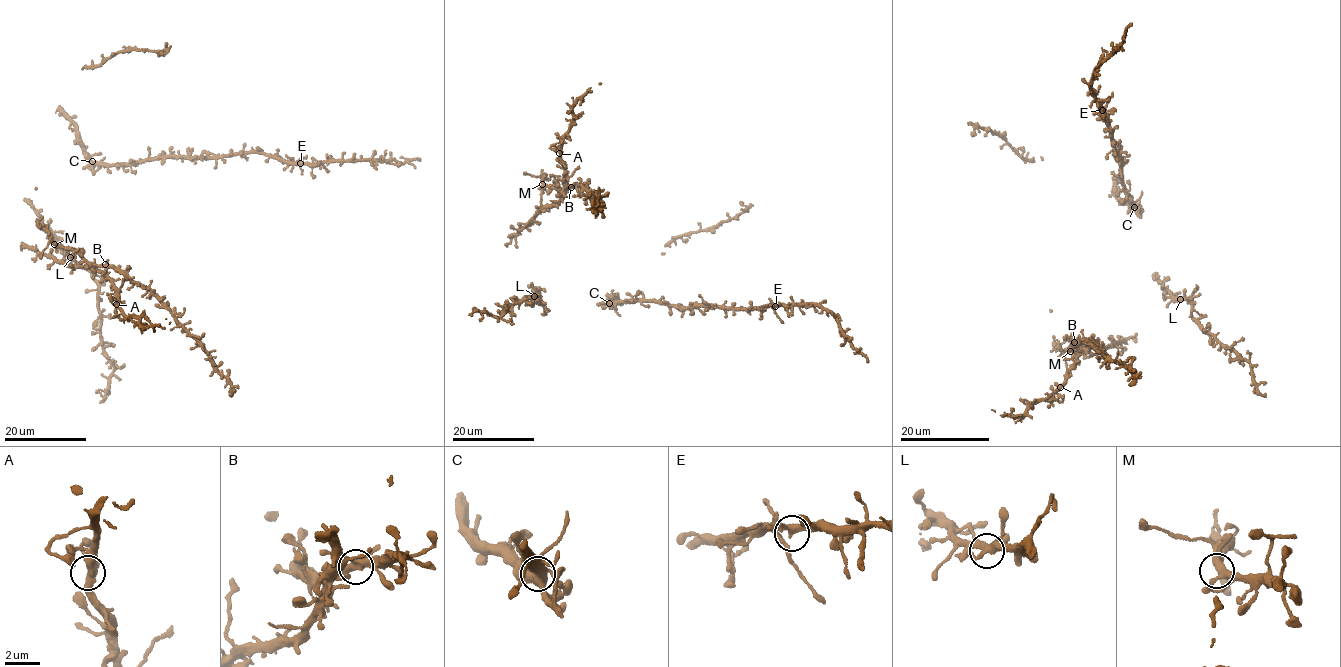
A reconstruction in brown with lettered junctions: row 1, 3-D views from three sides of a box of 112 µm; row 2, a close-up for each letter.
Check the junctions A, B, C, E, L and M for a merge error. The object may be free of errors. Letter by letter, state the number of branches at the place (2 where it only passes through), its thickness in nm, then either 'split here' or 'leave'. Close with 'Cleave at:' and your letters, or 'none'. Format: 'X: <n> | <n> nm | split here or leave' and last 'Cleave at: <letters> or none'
A: 4 | 360 nm | leave
B: 4 | 400 nm | leave
C: 4 | 480 nm | leave
E: 4 | 300 nm | leave
L: 4 | 320 nm | leave
M: 4 | 360 nm | leave
Cleave at: none

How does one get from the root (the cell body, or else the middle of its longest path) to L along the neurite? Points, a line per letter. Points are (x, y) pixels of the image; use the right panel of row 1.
L: (1157, 275), (1161, 289), (1180, 299)

